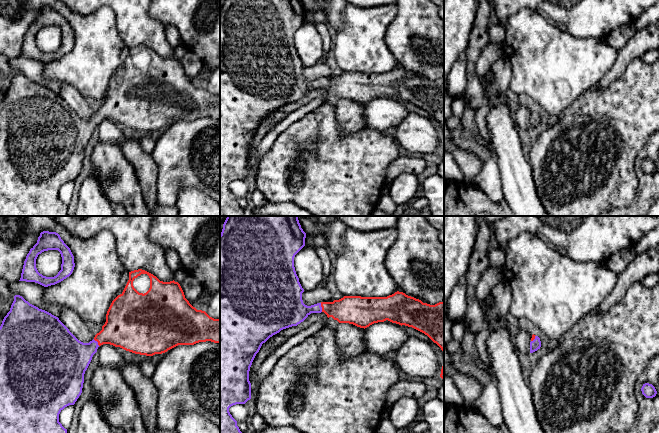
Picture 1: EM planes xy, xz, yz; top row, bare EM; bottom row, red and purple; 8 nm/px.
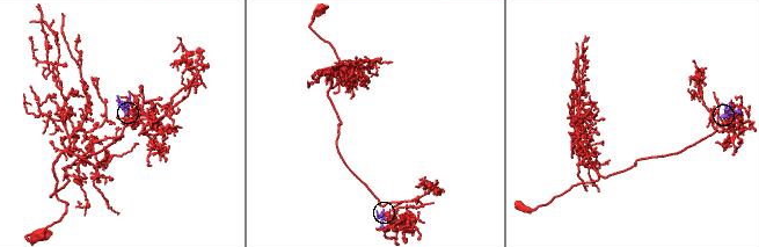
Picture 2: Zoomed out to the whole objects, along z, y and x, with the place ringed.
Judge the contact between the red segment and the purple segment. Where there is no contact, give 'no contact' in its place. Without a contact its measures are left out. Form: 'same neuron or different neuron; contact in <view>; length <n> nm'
same neuron; contact in xz; length 70 nm

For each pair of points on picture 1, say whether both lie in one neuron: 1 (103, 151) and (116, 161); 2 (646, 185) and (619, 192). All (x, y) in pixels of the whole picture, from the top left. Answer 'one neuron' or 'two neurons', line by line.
1: one neuron
2: two neurons

